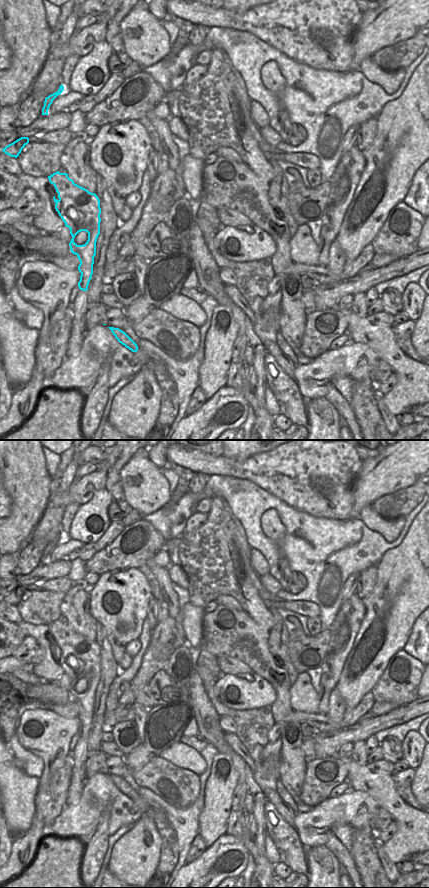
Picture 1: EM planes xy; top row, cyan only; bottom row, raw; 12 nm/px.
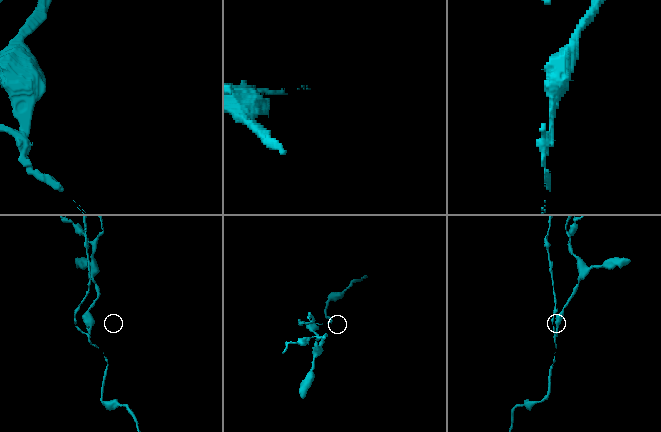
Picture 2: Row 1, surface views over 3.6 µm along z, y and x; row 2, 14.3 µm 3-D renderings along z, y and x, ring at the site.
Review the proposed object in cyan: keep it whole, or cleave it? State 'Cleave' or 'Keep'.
Cleave.

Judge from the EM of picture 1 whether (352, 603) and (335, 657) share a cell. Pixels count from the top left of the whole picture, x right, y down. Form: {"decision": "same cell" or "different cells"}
{"decision": "same cell"}

